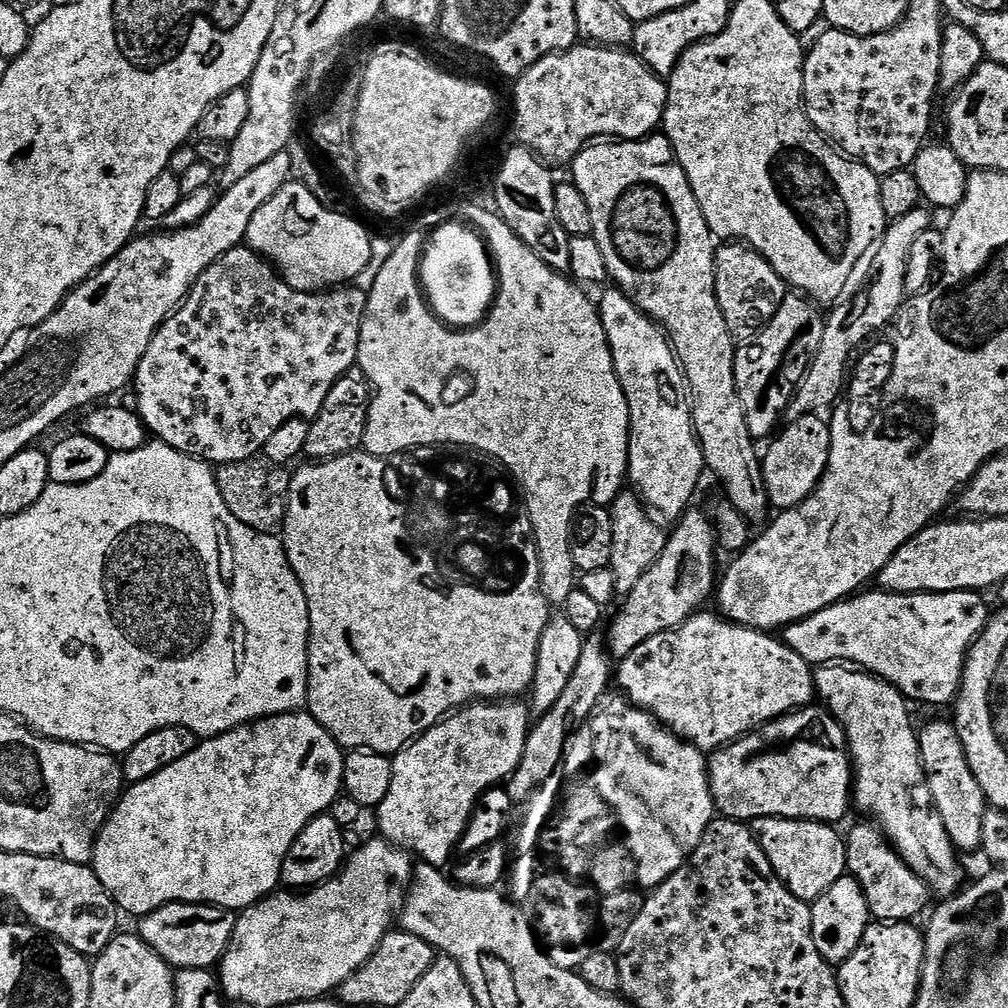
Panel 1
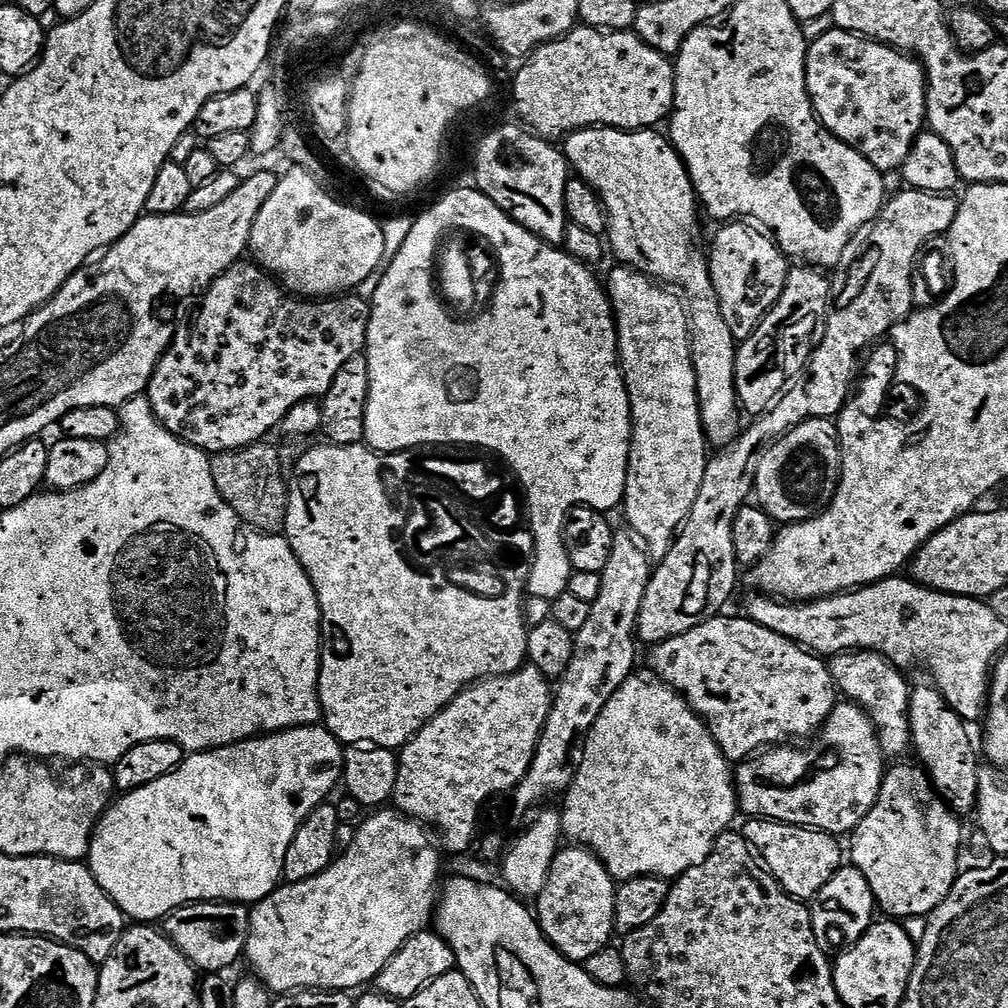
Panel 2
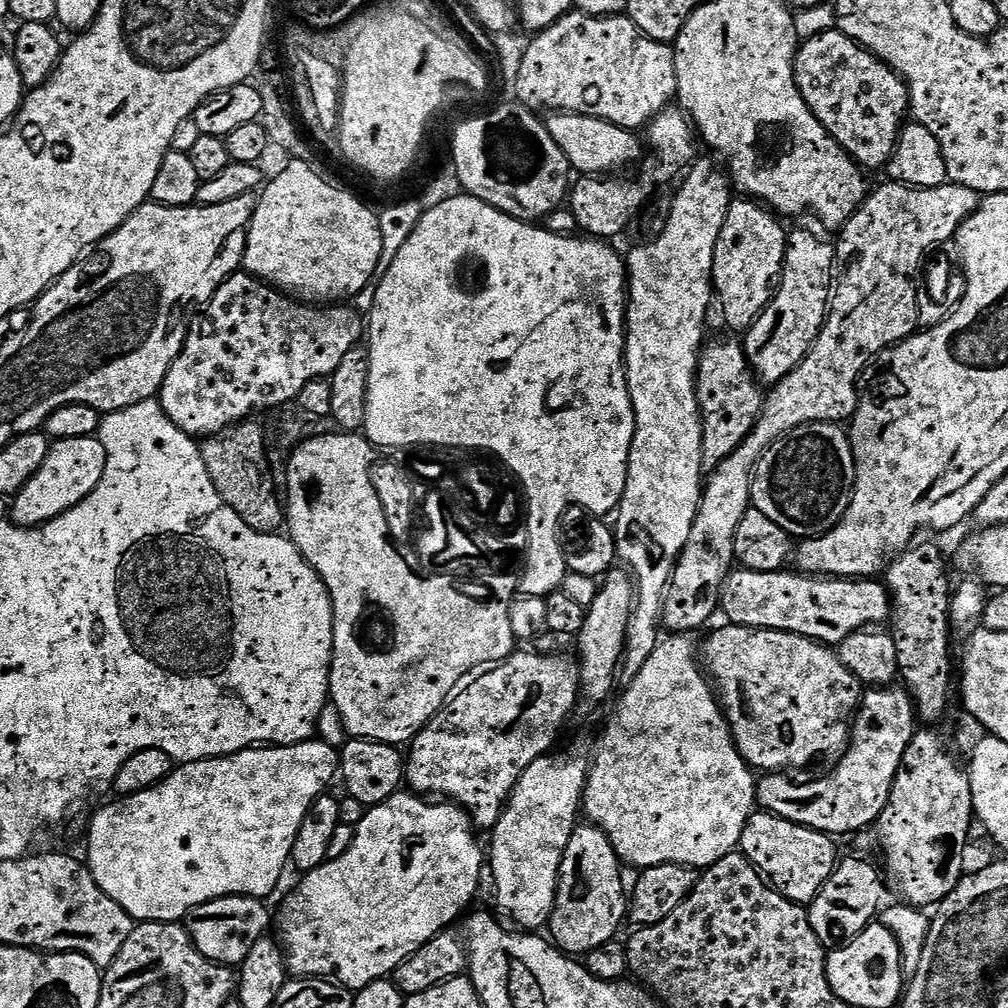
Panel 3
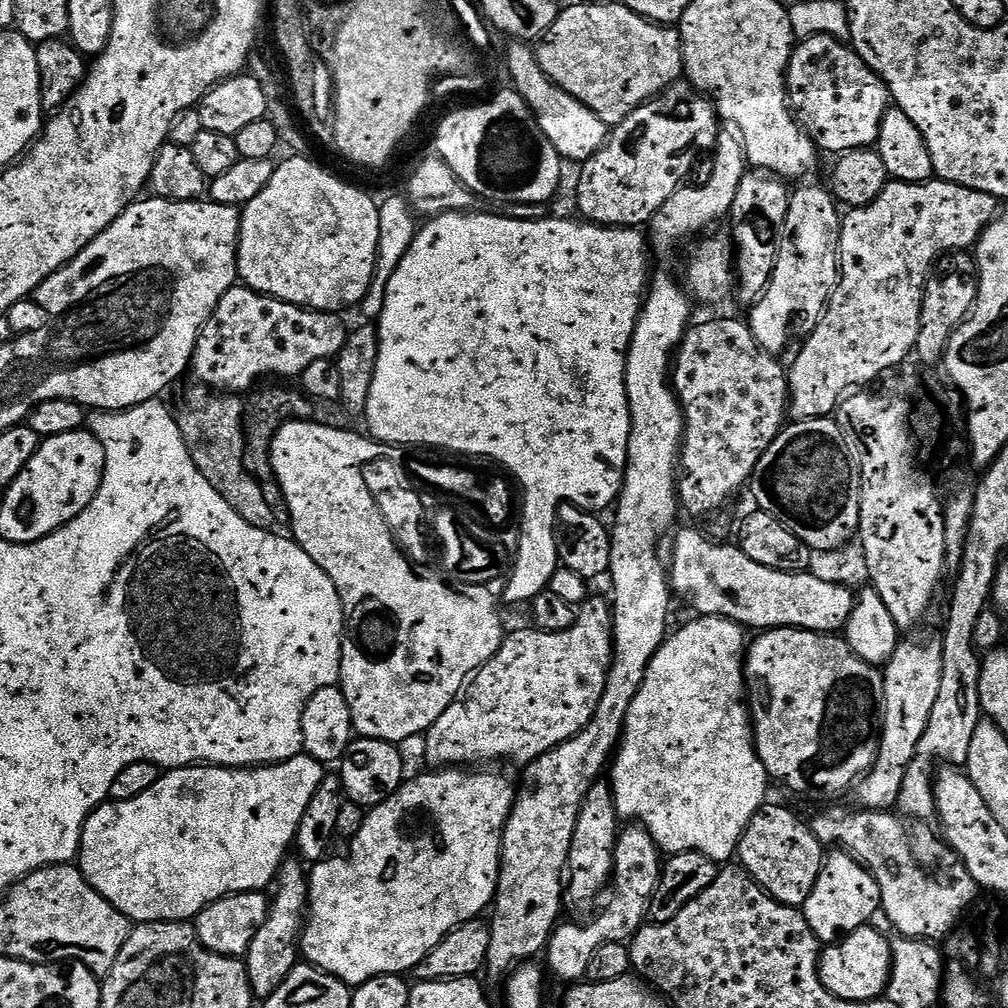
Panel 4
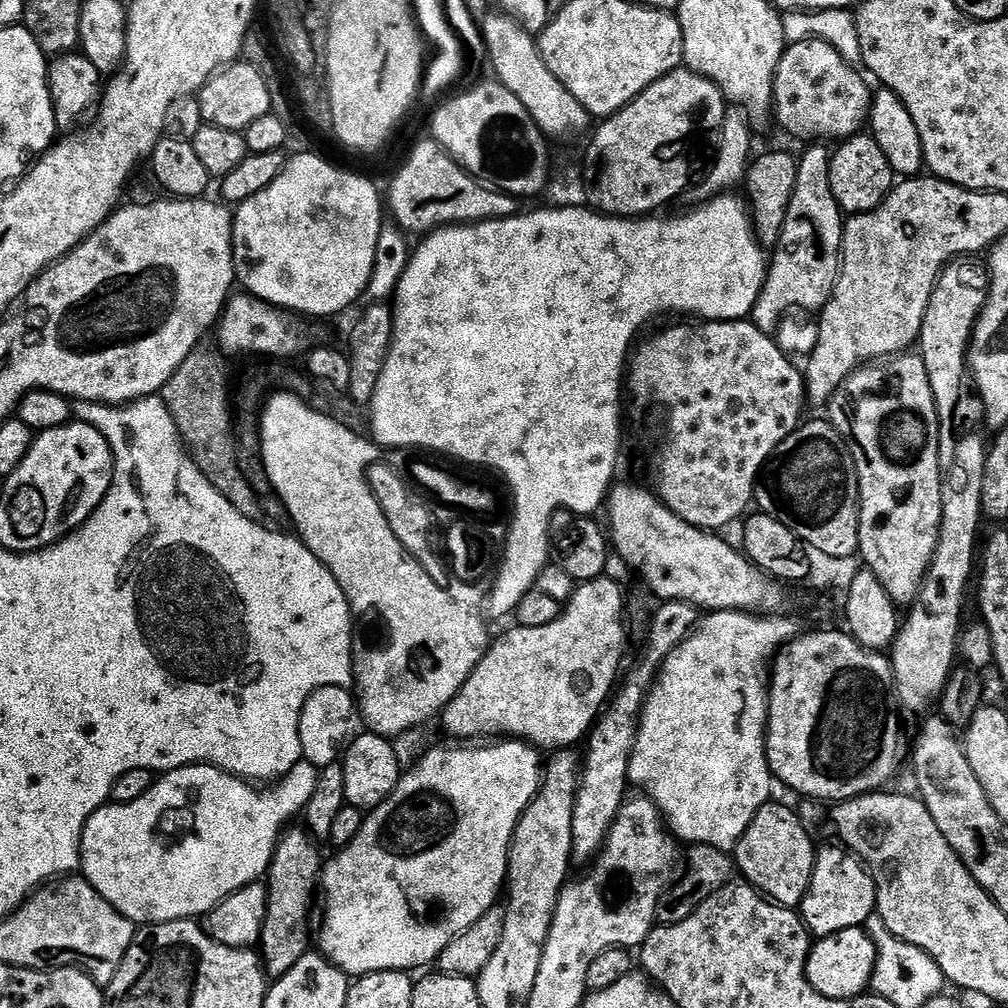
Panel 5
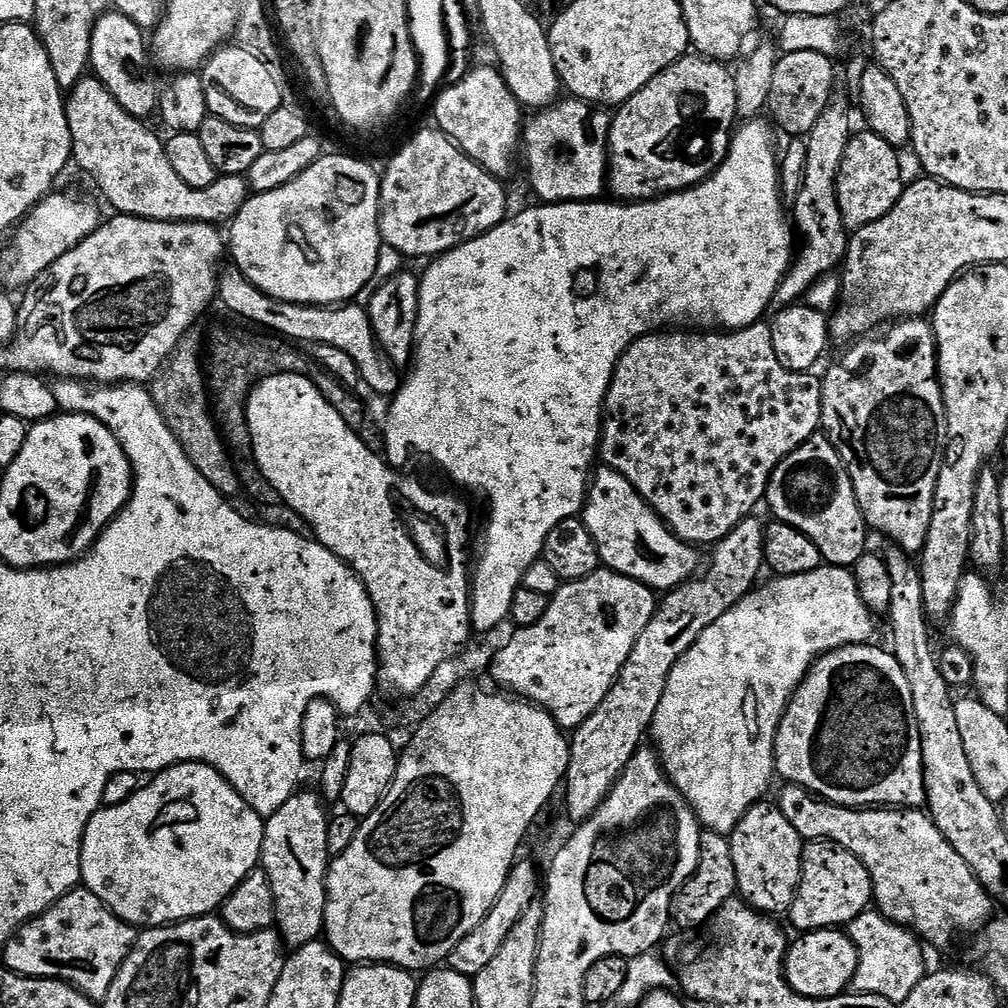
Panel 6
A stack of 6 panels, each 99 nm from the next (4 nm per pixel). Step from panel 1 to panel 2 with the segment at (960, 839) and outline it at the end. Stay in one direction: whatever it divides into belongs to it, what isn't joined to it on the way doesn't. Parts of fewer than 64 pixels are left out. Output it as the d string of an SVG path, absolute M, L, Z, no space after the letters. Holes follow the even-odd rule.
M931 682L912 688L912 697L908 703L908 721L912 727L912 748L920 755L919 763L934 792L940 795L937 797L957 816L971 817L976 811L982 760L978 755L977 745L976 748L972 745L972 736L968 733L969 725L951 708L944 695Z

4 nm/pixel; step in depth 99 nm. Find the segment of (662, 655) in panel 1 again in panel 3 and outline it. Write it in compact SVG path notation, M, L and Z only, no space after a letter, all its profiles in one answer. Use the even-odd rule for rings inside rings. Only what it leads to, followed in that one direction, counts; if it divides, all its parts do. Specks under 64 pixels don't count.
M725 623L723 627L724 628L718 629L717 632L705 642L705 644L702 644L702 664L706 669L707 675L710 677L711 683L714 685L714 691L720 701L721 708L724 710L724 717L728 720L728 728L732 731L732 737L736 743L736 749L742 754L742 758L746 763L748 763L748 767L753 770L759 770L759 768L761 768L759 771L764 774L780 774L785 770L792 770L788 768L808 768L812 763L815 762L815 760L829 760L829 762L839 760L840 757L843 756L846 749L848 749L849 740L852 739L852 722L856 715L856 709L859 708L862 699L862 685L860 680L852 671L849 670L849 668L846 667L844 663L841 662L839 655L837 655L837 653L833 651L829 645L821 644L818 640L811 640L805 636L799 636L798 634L790 634L789 632L775 632L769 628L747 628L741 624Z

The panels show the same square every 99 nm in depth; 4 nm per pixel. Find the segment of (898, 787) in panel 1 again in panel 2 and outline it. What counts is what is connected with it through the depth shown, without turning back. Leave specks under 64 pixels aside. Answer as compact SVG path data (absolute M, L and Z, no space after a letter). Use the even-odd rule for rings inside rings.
M853 650L831 657L830 667L839 695L845 701L857 704L872 720L880 736L880 748L885 757L900 756L912 748L912 727L908 721L908 703L912 688L903 671L896 668L877 652Z

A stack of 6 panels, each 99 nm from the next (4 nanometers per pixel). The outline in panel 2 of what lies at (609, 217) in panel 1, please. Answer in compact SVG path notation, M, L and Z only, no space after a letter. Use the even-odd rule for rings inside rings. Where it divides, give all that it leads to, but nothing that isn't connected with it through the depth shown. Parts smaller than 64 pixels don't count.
M584 128L569 134L563 141L562 151L571 171L595 188L604 203L604 211L608 213L606 244L611 255L613 252L621 265L651 276L657 282L675 286L686 297L704 434L709 445L732 444L742 431L742 409L736 398L738 342L734 334L730 334L726 318L722 318L722 306L718 306L718 294L708 273L707 255L695 248L696 235L700 232L696 224L698 201L688 171L672 147L671 139L658 133L656 130L626 132L623 128Z

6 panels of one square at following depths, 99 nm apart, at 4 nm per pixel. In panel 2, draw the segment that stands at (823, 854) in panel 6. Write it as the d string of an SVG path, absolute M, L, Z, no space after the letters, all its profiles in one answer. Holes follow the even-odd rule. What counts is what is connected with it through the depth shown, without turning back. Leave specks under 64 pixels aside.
M841 866L834 878L830 878L830 882L826 882L815 900L811 901L810 911L814 938L820 949L829 954L839 954L853 948L866 935L874 923L872 915L877 915L878 909L874 894L870 890L870 882L862 878L858 869Z

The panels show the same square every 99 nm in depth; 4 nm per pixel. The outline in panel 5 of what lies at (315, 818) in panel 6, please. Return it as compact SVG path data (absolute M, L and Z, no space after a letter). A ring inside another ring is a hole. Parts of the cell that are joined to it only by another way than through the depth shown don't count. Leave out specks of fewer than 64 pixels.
M303 827L292 828L281 835L272 855L272 865L266 873L268 909L258 951L269 977L285 976L303 956L309 955L308 919L312 916L312 899L318 896L318 881L322 876L322 859L317 841ZM289 831L289 832L288 832Z

